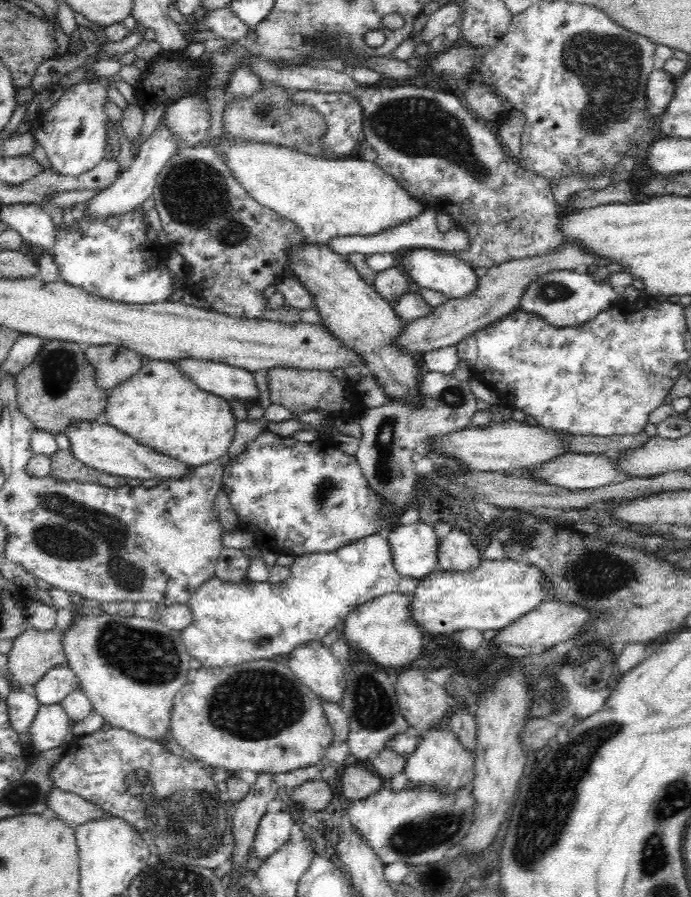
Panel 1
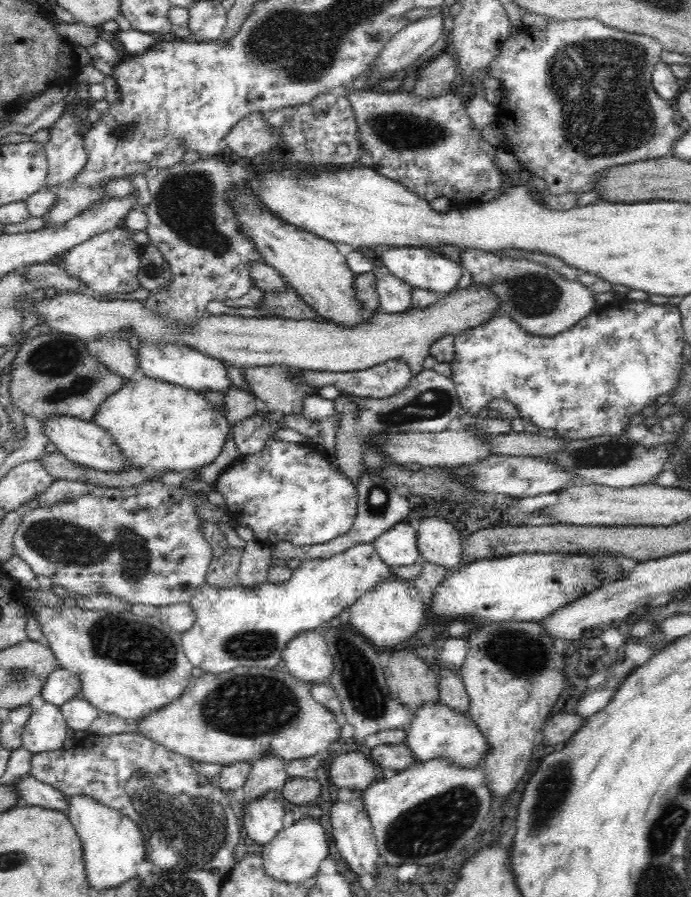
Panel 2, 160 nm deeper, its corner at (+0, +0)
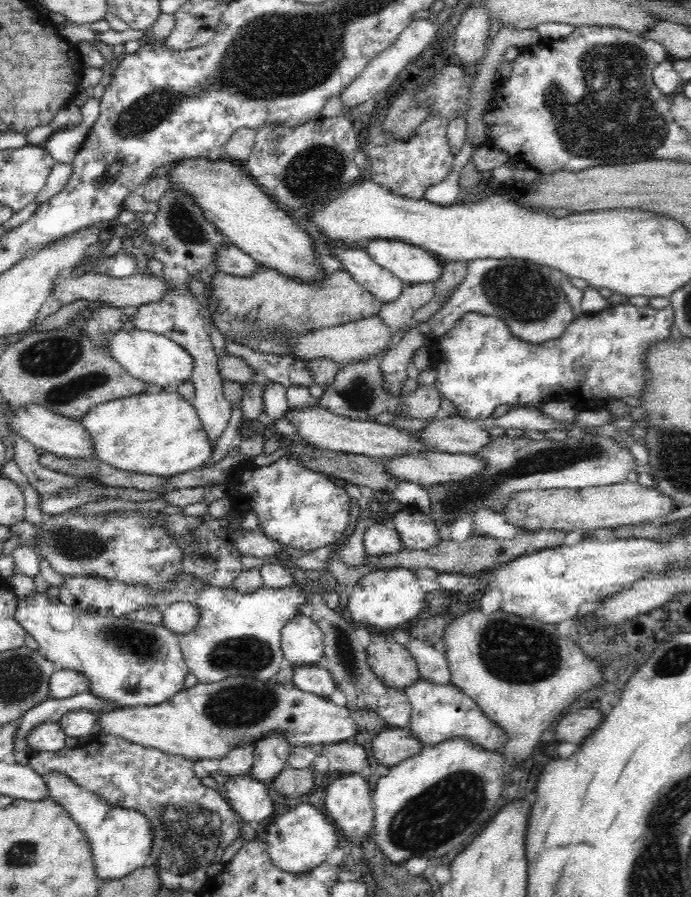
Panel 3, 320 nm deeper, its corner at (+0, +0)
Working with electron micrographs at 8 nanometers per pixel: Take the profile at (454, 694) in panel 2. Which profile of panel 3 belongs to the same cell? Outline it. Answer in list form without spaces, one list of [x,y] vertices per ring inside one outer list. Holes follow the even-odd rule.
[[[406,631],[406,635],[408,640],[404,647],[415,659],[419,676],[436,684],[450,684],[450,671],[445,656],[426,641],[418,639],[414,633]]]

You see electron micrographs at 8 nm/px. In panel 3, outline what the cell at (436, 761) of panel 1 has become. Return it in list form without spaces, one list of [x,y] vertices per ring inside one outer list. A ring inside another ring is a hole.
[[[419,677],[416,682],[405,689],[404,694],[411,704],[411,717],[408,729],[424,746],[434,746],[454,736],[467,738],[483,750],[494,750],[504,746],[507,732],[493,724],[462,689],[450,684],[436,684]]]

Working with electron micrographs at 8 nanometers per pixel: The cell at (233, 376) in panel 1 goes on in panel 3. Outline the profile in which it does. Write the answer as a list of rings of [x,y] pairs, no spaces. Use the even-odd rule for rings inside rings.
[[[134,327],[132,330],[112,331],[103,333],[103,350],[120,363],[129,374],[150,386],[163,388],[169,384],[176,384],[178,387],[182,382],[191,380],[193,374],[192,357],[188,351],[164,335],[154,334],[146,330],[138,330]]]

